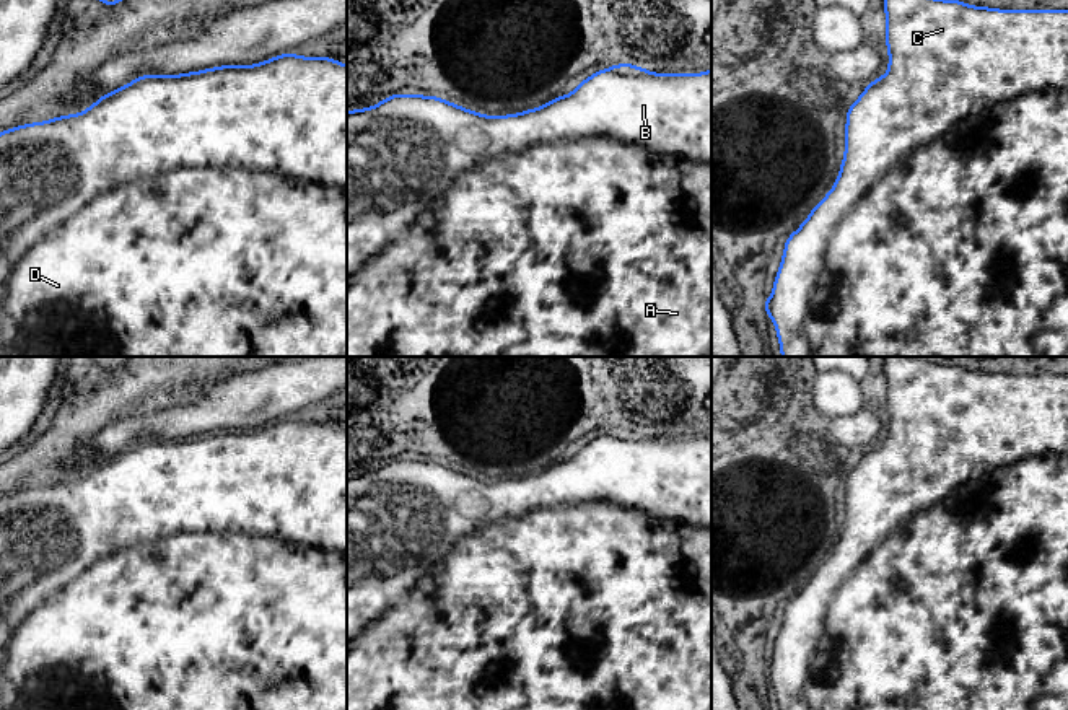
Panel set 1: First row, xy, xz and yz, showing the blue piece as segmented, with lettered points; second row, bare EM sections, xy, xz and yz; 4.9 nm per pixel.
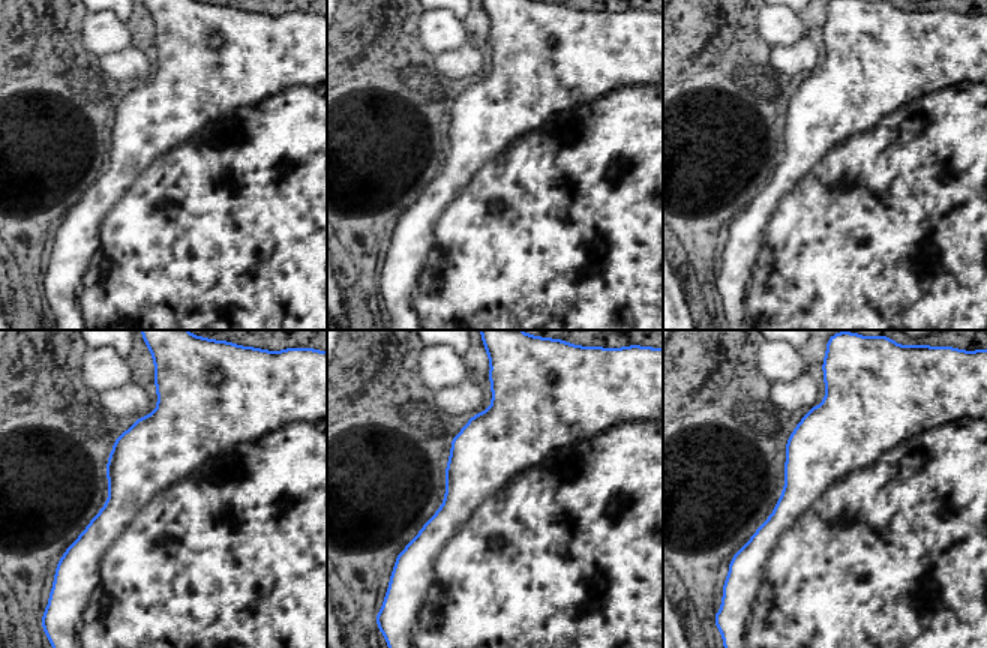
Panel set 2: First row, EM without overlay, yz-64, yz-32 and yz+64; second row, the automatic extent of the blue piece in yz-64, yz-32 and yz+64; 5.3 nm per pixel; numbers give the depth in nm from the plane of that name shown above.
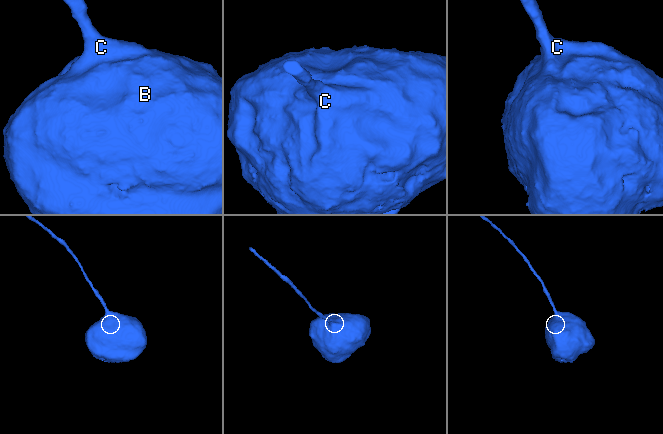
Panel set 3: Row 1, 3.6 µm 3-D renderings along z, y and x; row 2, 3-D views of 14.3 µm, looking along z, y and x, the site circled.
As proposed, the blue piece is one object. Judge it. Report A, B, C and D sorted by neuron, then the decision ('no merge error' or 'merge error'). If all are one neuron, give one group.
groups A B C D; no merge error

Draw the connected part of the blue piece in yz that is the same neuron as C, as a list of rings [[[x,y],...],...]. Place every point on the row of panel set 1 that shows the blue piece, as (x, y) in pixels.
[[[884,0],[889,70],[868,83],[847,111],[845,156],[830,192],[786,238],[772,296],[764,301],[777,327],[781,357],[1068,357],[1068,10],[996,10],[959,0]]]

